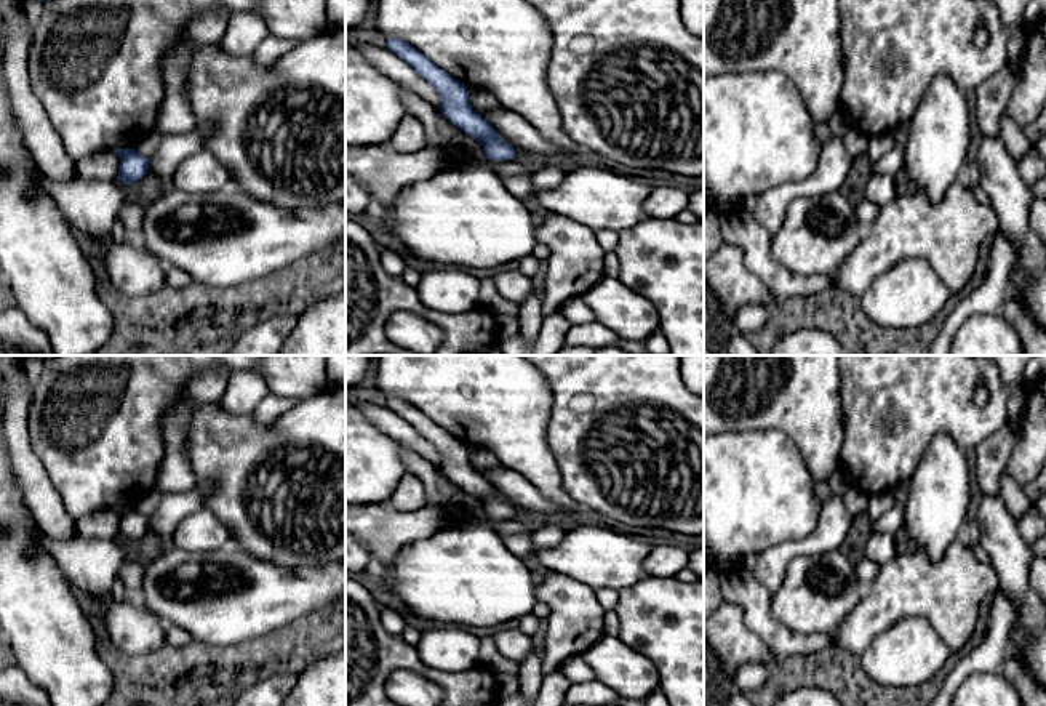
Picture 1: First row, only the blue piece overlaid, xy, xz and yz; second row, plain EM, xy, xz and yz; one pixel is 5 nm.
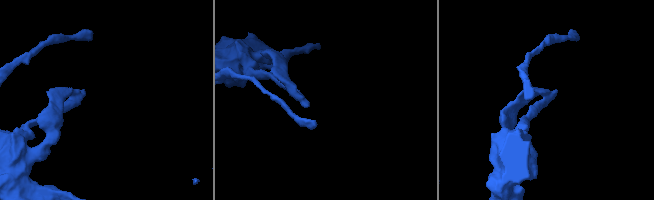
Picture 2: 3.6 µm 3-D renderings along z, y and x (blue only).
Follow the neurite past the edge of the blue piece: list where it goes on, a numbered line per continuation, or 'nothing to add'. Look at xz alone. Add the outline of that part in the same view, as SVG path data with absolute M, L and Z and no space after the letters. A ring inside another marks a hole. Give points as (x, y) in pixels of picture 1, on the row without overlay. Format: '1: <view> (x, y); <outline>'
nothing to add

